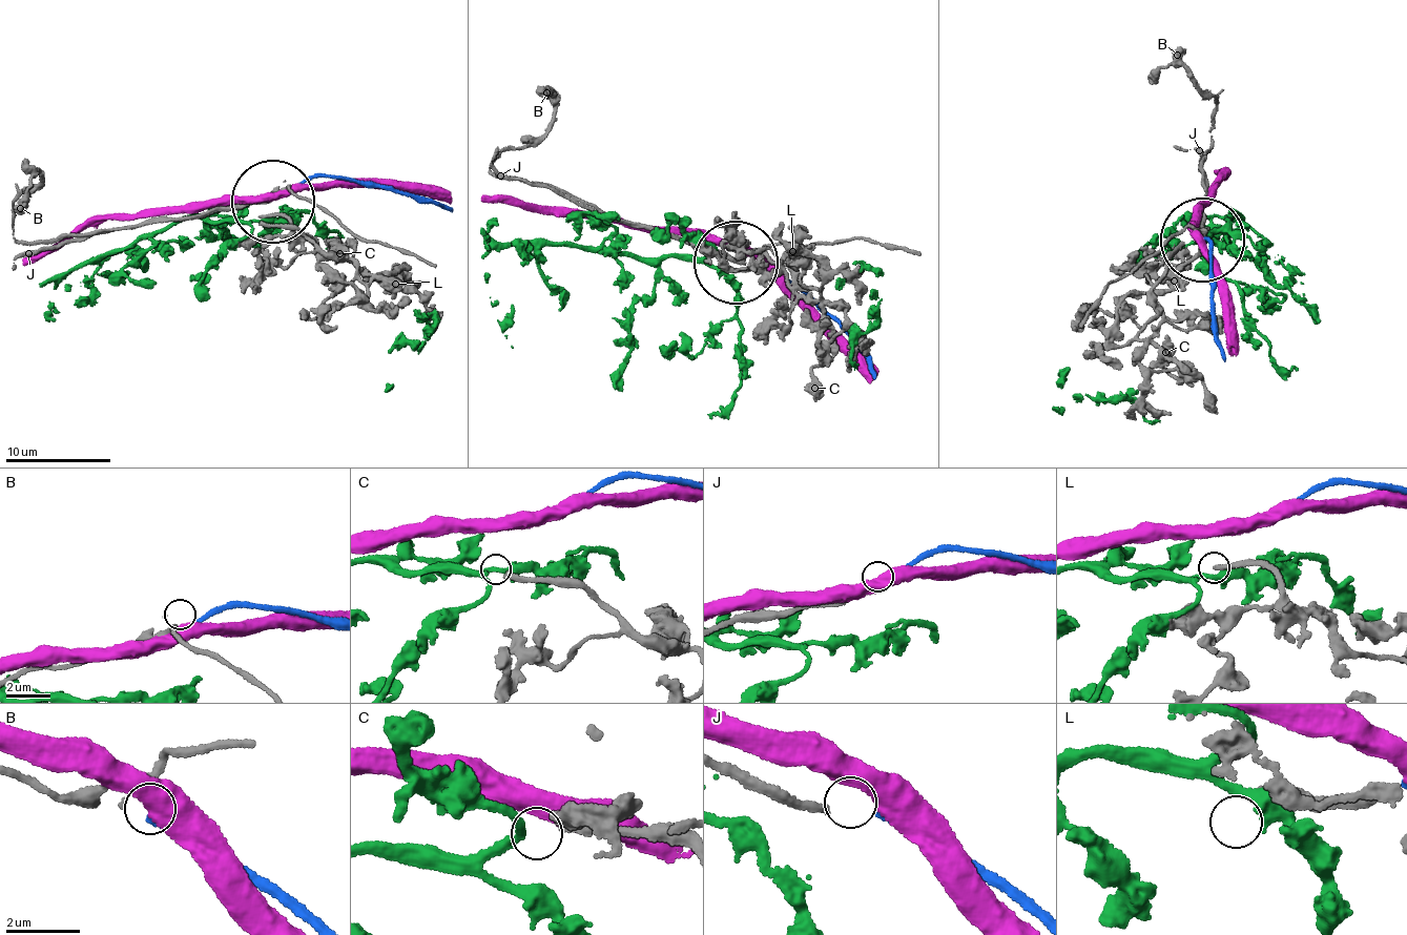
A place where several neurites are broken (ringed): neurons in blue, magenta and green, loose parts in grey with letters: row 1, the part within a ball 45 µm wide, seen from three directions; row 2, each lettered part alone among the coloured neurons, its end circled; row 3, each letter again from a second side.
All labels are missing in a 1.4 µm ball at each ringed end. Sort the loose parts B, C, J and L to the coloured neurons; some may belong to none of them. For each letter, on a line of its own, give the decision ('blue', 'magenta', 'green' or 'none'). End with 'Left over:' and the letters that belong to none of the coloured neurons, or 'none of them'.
B: none
C: green
J: blue
L: none
Left over: B, L

